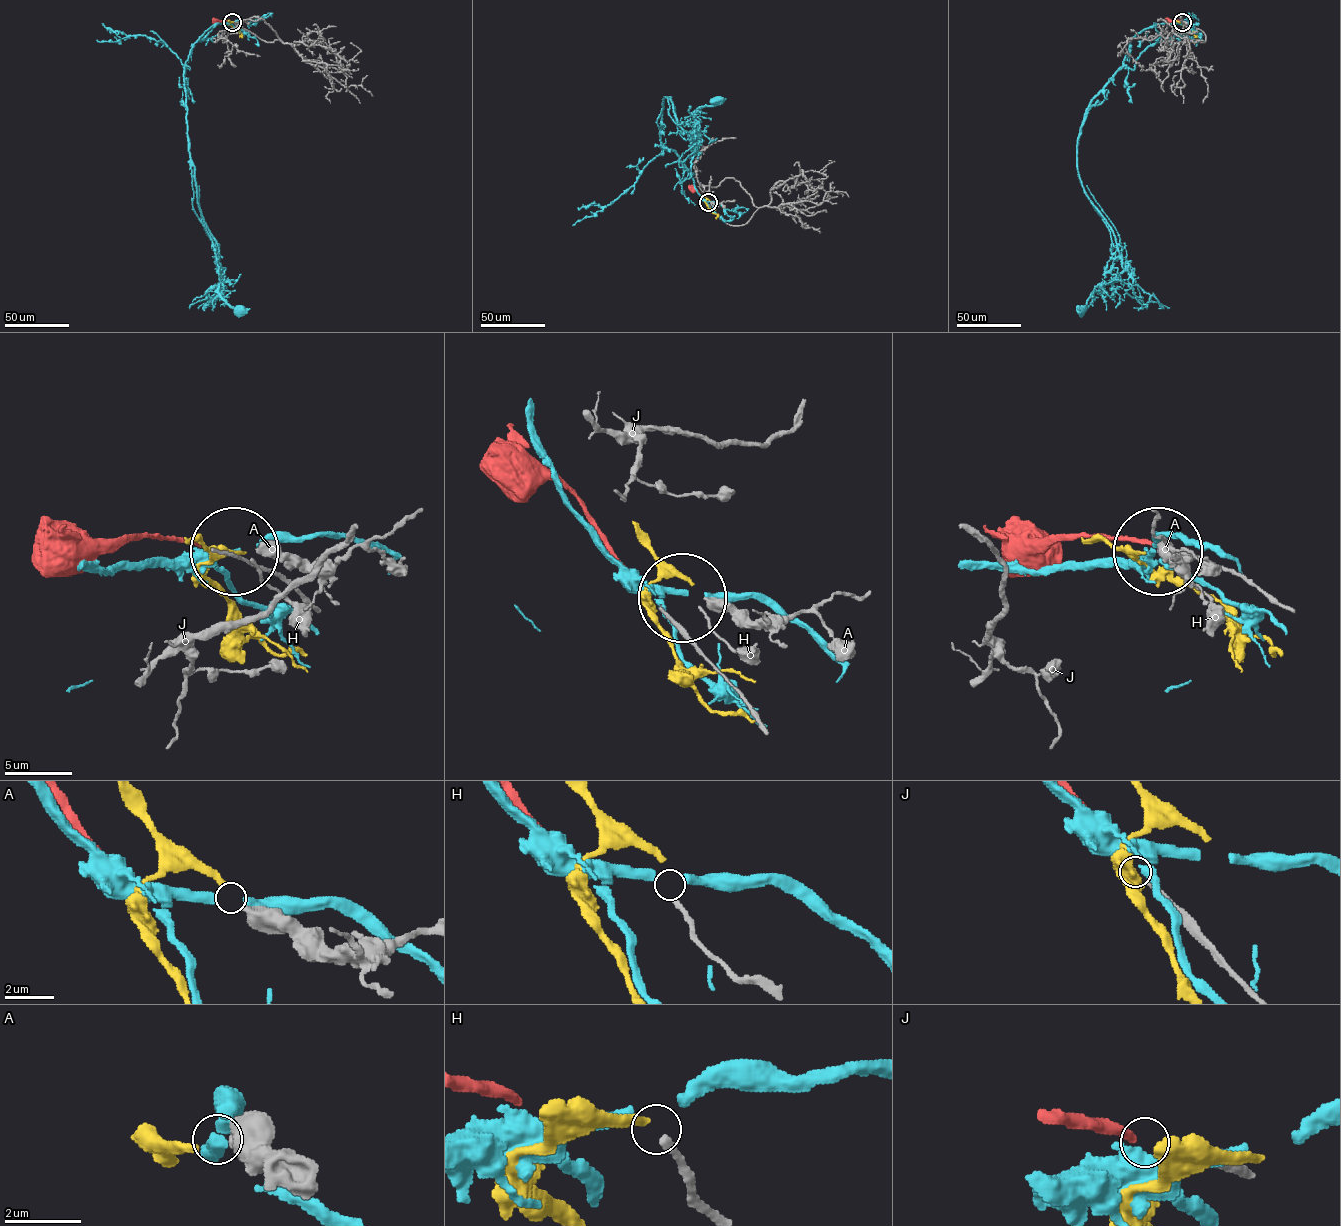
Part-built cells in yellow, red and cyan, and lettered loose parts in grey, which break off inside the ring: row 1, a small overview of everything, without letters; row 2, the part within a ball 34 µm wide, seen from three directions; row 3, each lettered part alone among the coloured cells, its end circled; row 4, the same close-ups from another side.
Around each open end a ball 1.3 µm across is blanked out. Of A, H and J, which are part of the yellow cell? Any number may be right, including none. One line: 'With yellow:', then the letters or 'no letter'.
With yellow: A

